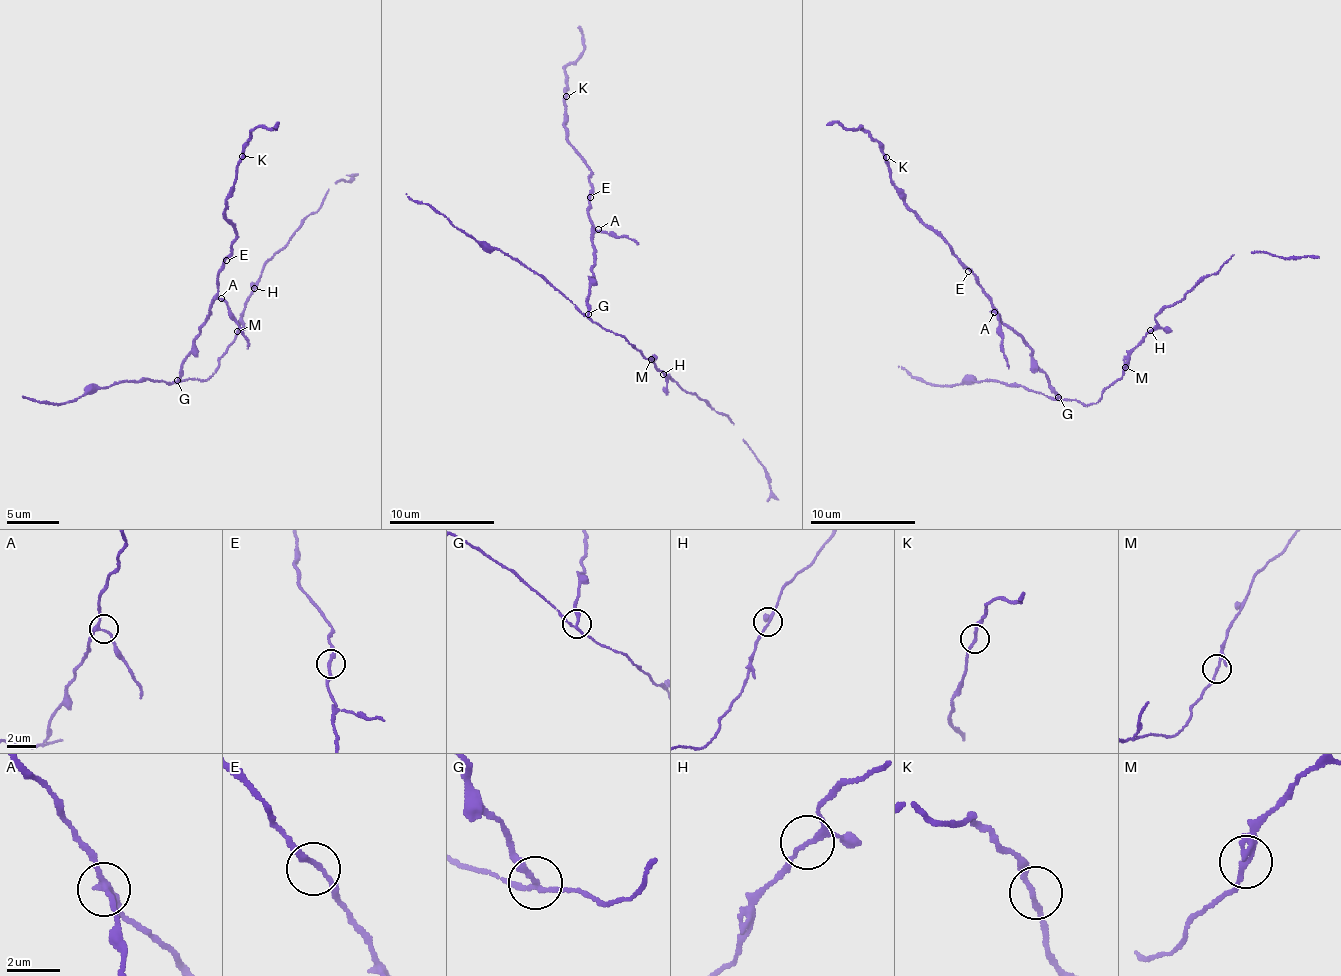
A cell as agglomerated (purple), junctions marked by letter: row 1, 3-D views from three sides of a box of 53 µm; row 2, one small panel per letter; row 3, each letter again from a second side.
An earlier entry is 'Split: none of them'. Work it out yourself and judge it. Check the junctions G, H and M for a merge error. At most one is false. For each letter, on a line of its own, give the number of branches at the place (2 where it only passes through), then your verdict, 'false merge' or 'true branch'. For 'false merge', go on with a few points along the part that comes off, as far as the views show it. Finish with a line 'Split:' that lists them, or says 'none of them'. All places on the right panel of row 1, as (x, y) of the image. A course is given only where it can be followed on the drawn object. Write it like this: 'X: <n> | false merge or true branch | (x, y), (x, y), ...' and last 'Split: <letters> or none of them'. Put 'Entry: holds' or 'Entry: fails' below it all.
G: 3 | false merge | (1058, 396), (1030, 348), (1000, 318), (978, 278), (904, 201), (890, 179), (883, 149), (862, 127), (826, 125)
H: 3 | true branch
M: 3 | true branch
Split: G
Entry: fails

